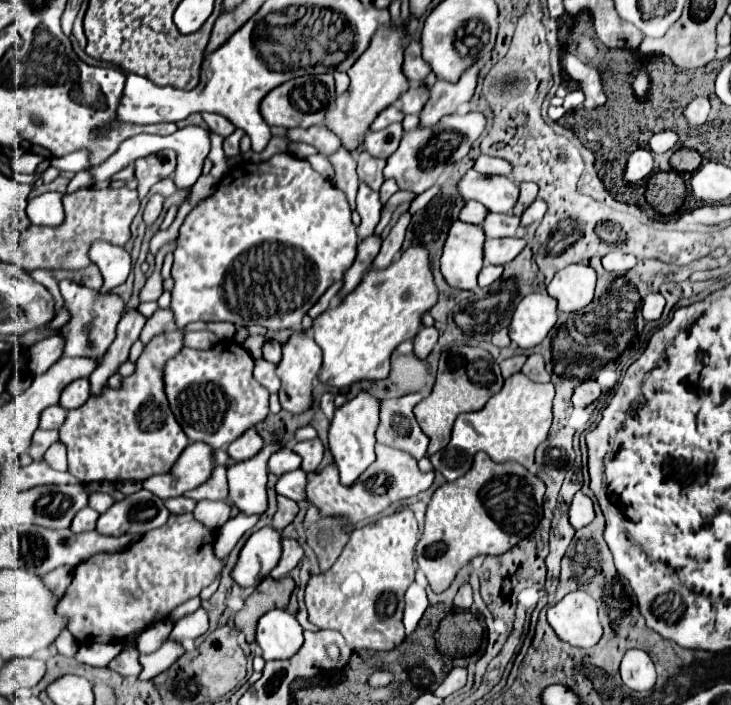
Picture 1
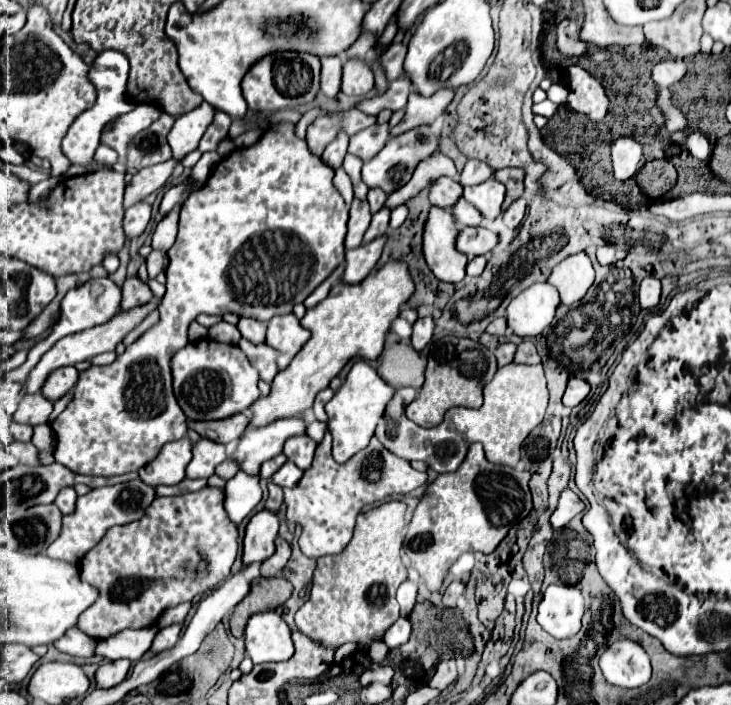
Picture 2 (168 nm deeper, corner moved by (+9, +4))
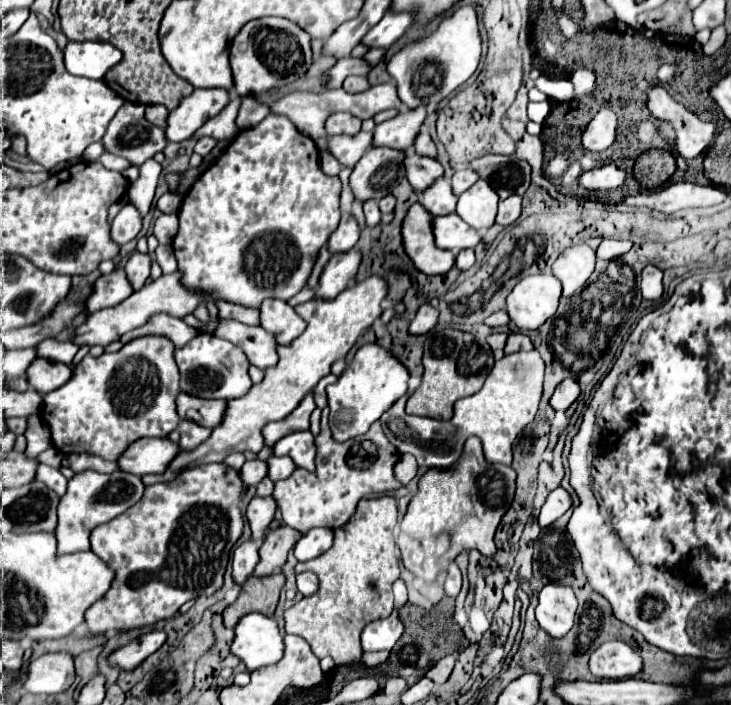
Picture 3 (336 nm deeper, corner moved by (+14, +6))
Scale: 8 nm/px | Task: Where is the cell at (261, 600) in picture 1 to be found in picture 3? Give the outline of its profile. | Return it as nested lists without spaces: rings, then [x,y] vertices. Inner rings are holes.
[[[282,571],[268,577],[250,577],[240,587],[238,599],[224,609],[224,625],[234,627],[248,613],[262,613],[266,617],[274,615],[280,591],[284,587]]]

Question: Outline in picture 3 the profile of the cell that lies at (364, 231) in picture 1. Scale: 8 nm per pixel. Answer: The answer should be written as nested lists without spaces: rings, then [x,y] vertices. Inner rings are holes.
[[[344,213],[342,219],[340,219],[340,223],[338,223],[338,229],[328,239],[328,251],[332,255],[334,253],[350,251],[358,243],[358,235],[360,235],[360,227],[358,227],[356,219],[352,215]]]

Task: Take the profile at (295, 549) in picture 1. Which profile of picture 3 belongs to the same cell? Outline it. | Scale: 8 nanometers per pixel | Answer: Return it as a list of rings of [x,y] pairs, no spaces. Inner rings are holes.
[[[280,525],[276,529],[270,529],[264,537],[264,543],[260,547],[260,563],[254,569],[256,577],[266,577],[282,569],[286,563],[286,557],[294,543],[302,537],[300,531],[294,531],[288,525]]]

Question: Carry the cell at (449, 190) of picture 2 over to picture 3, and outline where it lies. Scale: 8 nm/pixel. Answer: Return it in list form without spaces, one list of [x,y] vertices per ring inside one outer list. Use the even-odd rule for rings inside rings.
[[[414,151],[406,153],[406,179],[414,187],[414,191],[424,191],[444,173],[444,167],[436,159],[426,159]]]

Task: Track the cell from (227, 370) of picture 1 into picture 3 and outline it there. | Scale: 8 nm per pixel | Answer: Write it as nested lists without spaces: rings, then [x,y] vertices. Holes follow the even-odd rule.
[[[202,333],[194,337],[186,347],[176,351],[176,365],[180,369],[180,389],[190,395],[198,395],[204,399],[236,399],[246,395],[252,387],[248,375],[248,359],[240,347],[230,341],[218,339],[212,333]]]

